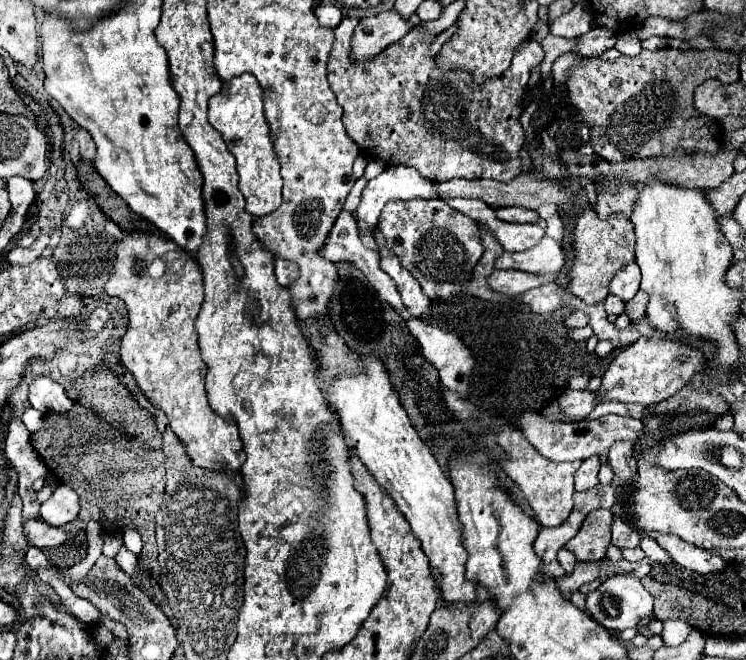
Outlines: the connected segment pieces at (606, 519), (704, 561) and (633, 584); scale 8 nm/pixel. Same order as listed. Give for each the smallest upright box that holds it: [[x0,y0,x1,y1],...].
[[565,509,613,561],[653,535,727,575],[587,565,653,631]]

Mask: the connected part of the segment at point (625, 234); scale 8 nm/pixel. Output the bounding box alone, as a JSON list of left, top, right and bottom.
[569,209,635,305]

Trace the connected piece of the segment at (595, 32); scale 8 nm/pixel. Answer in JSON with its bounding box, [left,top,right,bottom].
[573,27,617,57]

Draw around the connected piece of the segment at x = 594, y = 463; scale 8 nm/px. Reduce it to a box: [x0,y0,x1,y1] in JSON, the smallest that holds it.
[575,455,601,491]

